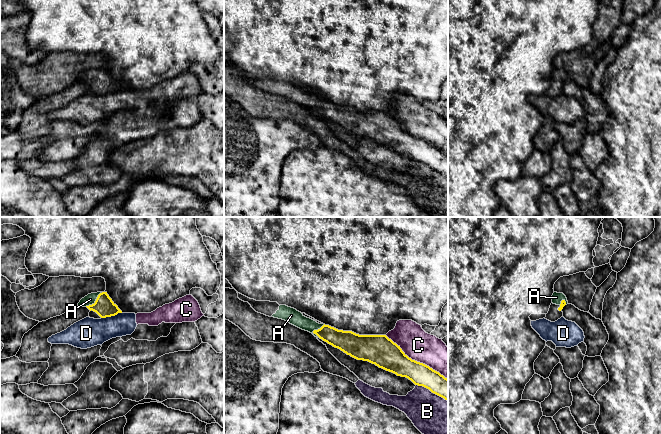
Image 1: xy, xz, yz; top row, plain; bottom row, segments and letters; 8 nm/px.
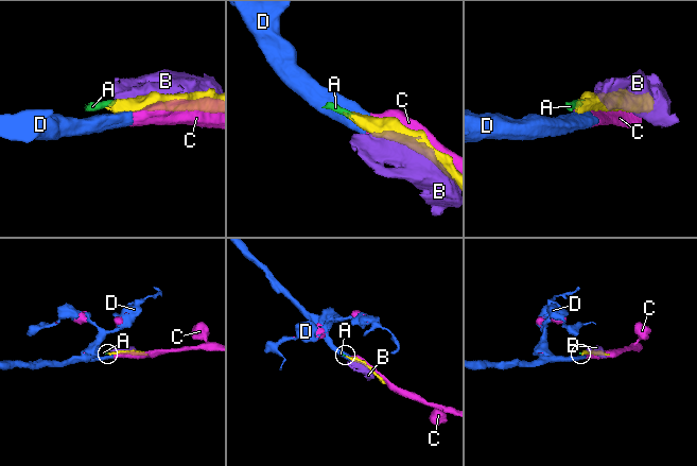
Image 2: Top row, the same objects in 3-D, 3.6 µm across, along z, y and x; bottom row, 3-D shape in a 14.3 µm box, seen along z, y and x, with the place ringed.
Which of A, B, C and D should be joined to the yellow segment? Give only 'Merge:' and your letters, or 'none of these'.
Merge: A

